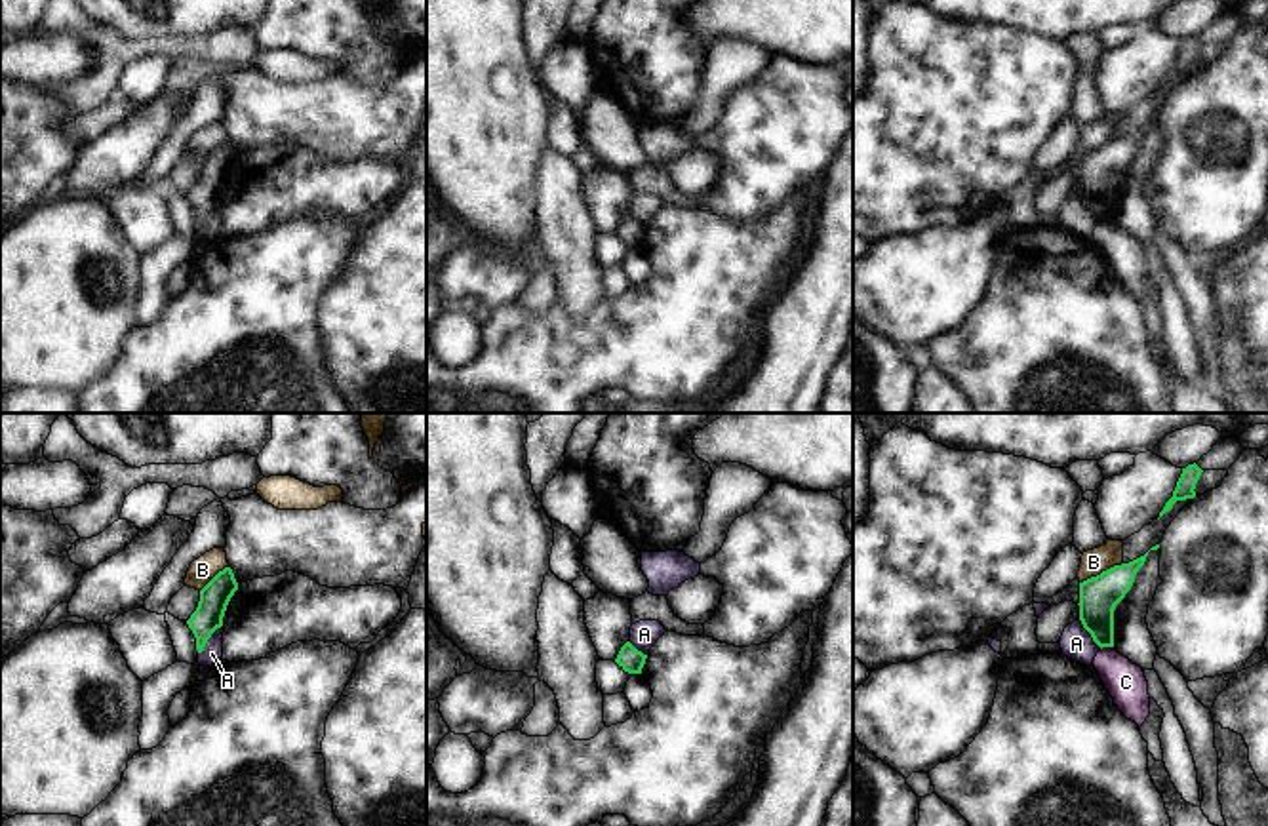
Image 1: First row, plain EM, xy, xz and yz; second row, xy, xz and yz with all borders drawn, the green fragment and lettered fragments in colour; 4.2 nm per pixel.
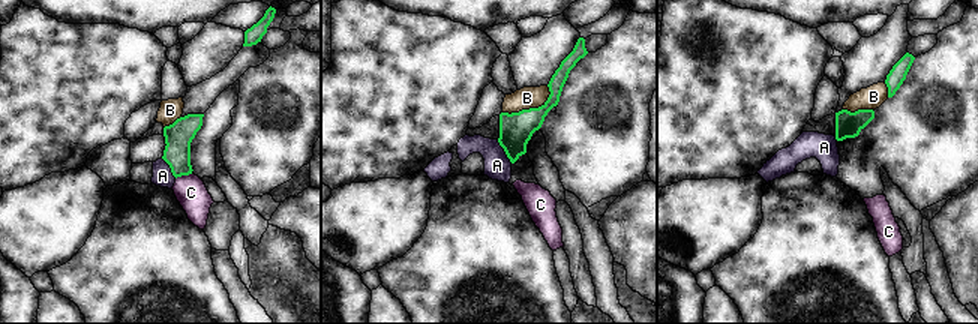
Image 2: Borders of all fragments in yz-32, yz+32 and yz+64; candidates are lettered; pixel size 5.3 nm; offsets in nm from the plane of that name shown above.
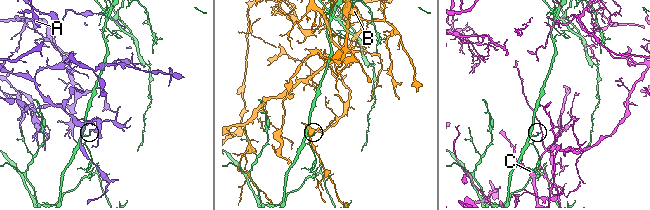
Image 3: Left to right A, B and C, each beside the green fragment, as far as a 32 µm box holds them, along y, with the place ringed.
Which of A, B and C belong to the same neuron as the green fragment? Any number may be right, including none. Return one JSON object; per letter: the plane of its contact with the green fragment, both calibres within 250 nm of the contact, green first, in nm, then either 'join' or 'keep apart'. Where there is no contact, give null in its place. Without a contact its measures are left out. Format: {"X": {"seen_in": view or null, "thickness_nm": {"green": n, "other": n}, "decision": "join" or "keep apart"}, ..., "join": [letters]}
{"A": {"seen_in": "xy", "thickness_nm": {"green": 130, "other": 90}, "decision": "keep apart"}, "B": {"seen_in": "yz", "thickness_nm": {"green": 160, "other": 110}, "decision": "keep apart"}, "C": {"seen_in": "yz", "thickness_nm": {"green": 160, "other": 170}, "decision": "keep apart"}, "join": []}

